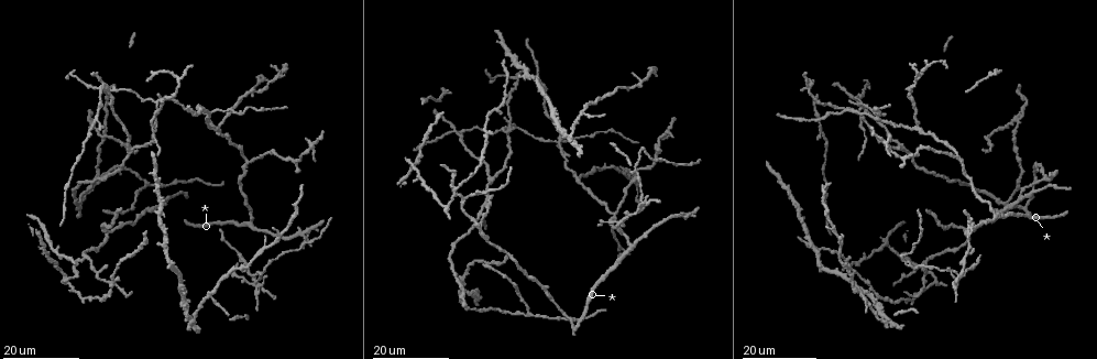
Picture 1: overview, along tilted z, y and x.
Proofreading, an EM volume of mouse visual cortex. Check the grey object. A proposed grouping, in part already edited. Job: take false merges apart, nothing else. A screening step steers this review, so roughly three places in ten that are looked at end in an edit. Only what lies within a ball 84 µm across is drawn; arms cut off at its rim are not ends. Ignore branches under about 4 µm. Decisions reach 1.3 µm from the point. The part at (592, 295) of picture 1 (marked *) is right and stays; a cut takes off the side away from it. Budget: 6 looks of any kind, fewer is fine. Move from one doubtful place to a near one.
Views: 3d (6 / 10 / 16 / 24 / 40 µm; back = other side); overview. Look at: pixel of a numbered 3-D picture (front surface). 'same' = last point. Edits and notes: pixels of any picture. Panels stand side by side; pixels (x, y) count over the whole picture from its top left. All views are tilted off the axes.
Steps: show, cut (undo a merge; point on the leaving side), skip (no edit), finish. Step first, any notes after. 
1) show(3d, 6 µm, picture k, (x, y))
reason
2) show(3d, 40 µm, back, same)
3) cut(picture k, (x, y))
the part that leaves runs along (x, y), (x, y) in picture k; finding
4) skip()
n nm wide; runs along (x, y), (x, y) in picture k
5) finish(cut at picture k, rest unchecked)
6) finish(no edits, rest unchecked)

show(3d, 24 µm, picture 1, (966, 251))
three arms meet

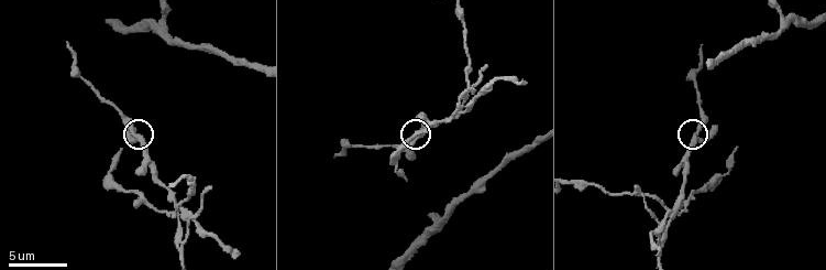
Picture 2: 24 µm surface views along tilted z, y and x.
show(3d, 10 µm, picture 2, (134, 132))

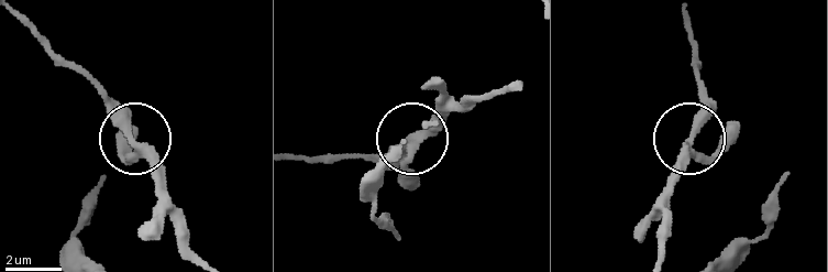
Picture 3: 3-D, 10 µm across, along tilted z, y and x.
skip()
280 nm wide; continuous, no second cell

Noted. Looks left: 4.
show(3d, 24 µm, picture 1, (131, 149))

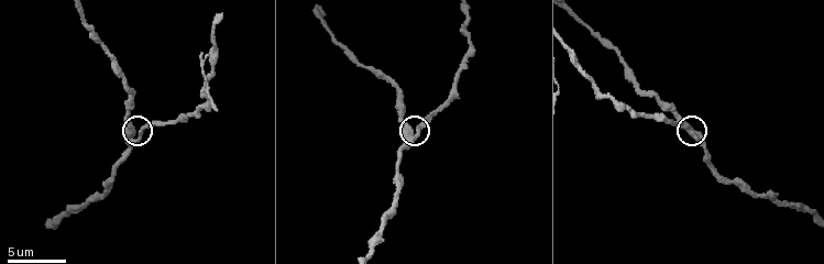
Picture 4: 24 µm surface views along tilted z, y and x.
show(3d, 6 µm, picture 4, (405, 124))
zoom in

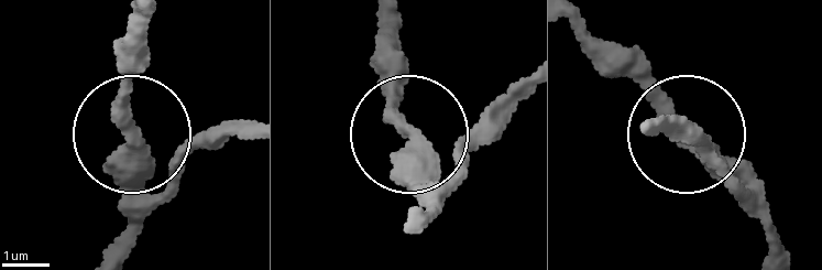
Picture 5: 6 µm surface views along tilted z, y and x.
skip()
runs along (648, 125), (679, 127), (705, 149), (601, 52) in picture 5; all the same cell

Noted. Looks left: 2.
show(3d, 24 µm, picture 1, (158, 108))

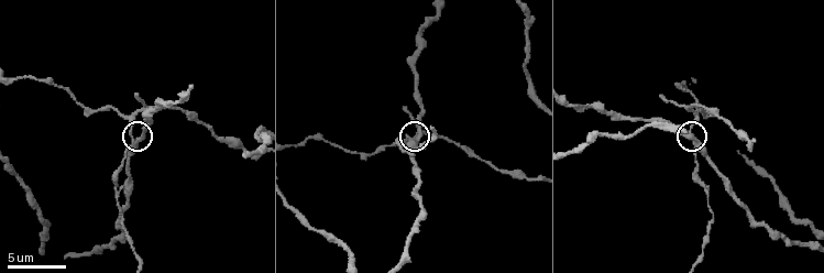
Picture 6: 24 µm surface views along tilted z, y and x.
show(3d, 6 µm, picture 6, (697, 141))

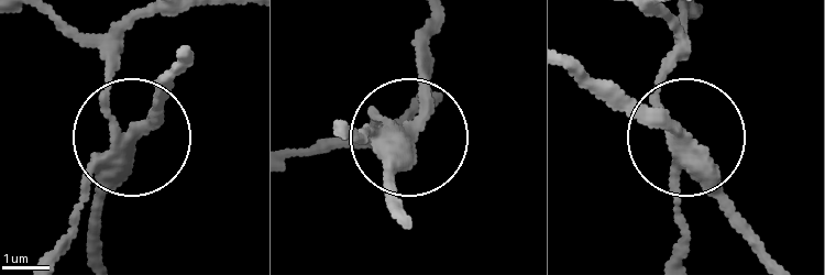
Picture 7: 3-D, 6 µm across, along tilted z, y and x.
cut(picture 7, (76, 218))
290 nm wide; a second cell is stuck on

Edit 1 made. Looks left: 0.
finish(cut at picture 7, rest unchecked)

